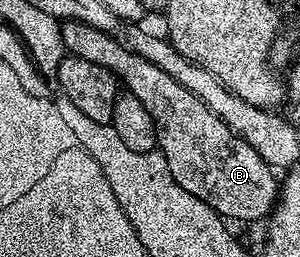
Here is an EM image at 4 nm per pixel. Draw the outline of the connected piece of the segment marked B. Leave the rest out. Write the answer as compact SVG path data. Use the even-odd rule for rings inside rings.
M61 21L60 31L62 44L71 57L90 60L90 64L98 64L111 71L122 83L123 89L133 94L142 103L142 108L150 112L150 120L154 120L156 125L156 145L160 155L164 157L166 164L170 164L170 176L174 176L174 180L178 180L178 184L182 184L182 188L186 188L190 196L214 208L214 212L225 220L237 218L240 222L256 222L259 218L264 220L271 215L278 197L278 178L272 175L275 174L273 167L267 166L262 156L258 156L258 152L254 152L254 148L246 144L246 140L236 135L218 115L210 112L210 108L206 108L206 104L202 104L202 100L198 100L194 92L182 88L182 84L162 72L158 64L142 60L142 56L129 50L123 41L98 28L90 28L90 24Z

